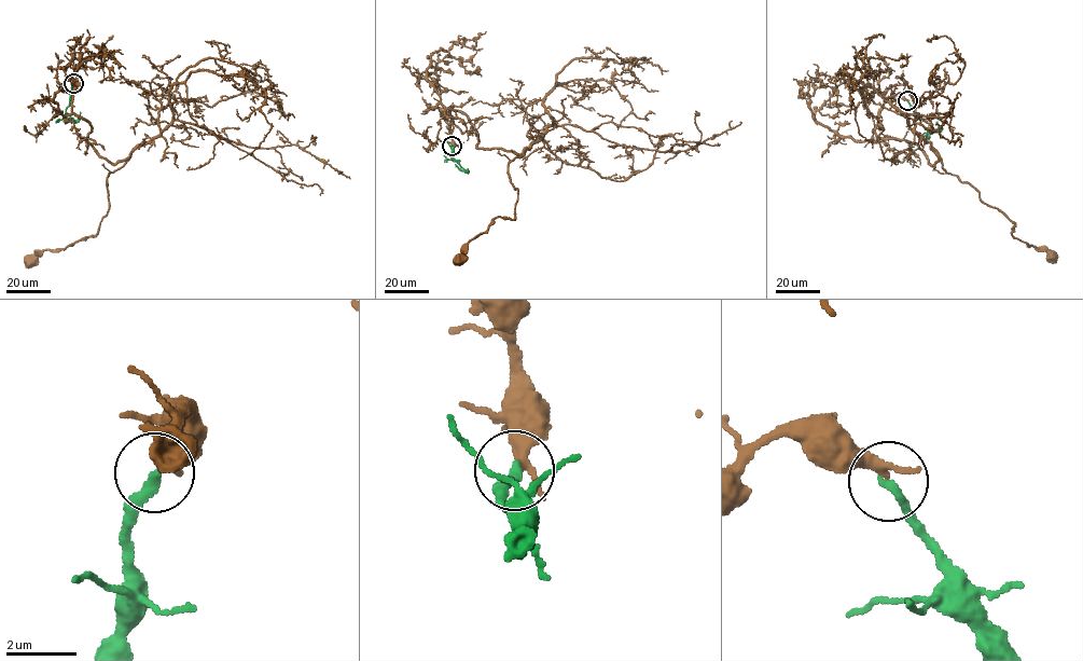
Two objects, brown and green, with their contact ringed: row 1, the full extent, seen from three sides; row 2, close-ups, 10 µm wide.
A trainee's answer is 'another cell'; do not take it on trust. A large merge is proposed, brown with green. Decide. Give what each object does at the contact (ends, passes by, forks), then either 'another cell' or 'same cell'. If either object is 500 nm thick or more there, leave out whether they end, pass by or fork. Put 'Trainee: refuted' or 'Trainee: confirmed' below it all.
brown passes by; green ends; same cell
Trainee: refuted

